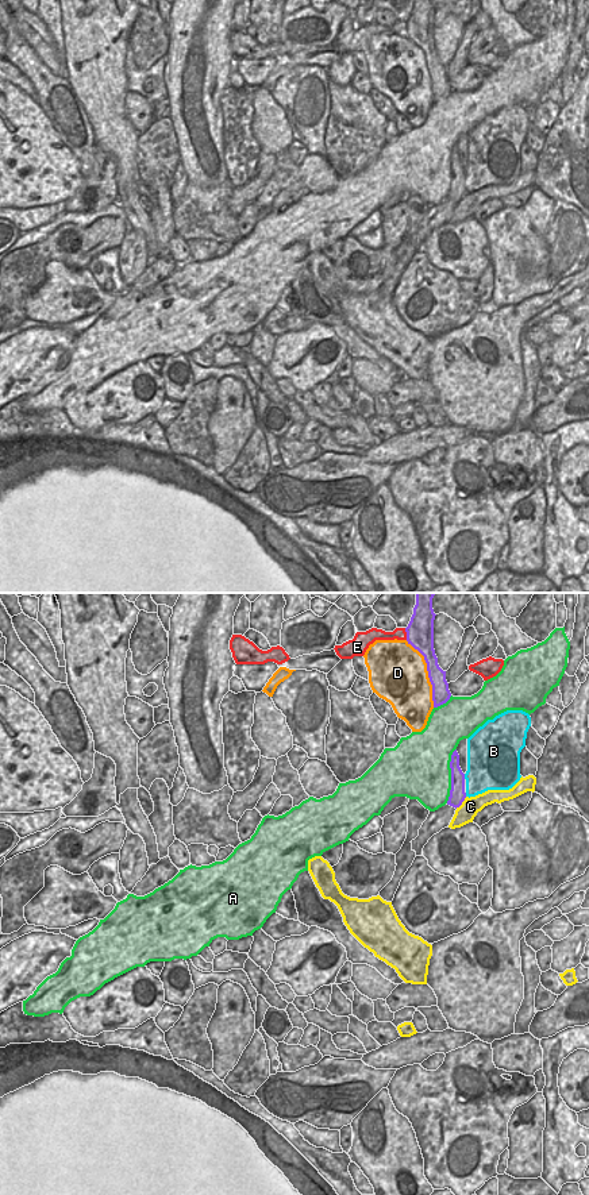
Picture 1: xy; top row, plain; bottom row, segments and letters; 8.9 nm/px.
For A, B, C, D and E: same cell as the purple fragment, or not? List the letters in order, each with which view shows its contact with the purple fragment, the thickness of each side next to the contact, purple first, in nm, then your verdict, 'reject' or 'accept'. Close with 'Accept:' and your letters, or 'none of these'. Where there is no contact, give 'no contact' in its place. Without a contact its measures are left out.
A: contact in xy; calibres 140 and 480 nm; reject
B: contact in xy; calibres 140 and 400 nm; reject
C: contact in xy; calibres 140 and 170 nm; reject
D: contact in xy; calibres 170 and 480 nm; reject
E: contact in xy; calibres 240 and 110 nm; reject
Accept: none of these

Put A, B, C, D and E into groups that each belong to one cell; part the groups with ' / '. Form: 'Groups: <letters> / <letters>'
Groups: A / B / C / D / E.

